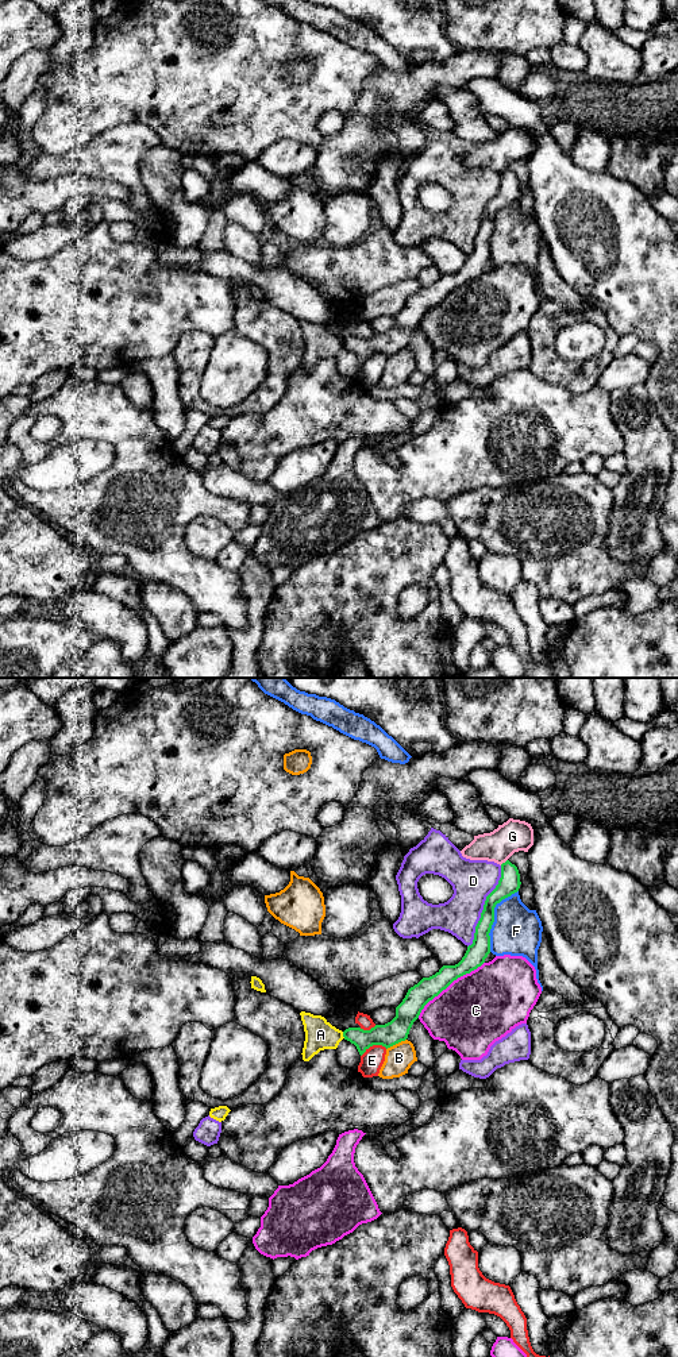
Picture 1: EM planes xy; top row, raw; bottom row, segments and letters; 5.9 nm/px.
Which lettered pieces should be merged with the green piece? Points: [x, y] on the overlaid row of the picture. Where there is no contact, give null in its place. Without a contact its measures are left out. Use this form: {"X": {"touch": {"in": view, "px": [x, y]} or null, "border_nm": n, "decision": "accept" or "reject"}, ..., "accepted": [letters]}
{"A": {"touch": {"in": "xy", "px": [343, 1034]}, "border_nm": 40, "decision": "reject"}, "B": {"touch": {"in": "xy", "px": [396, 1043]}, "border_nm": 140, "decision": "reject"}, "C": {"touch": {"in": "xy", "px": [449, 985]}, "border_nm": 500, "decision": "reject"}, "D": {"touch": {"in": "xy", "px": [484, 906]}, "border_nm": 550, "decision": "reject"}, "E": {"touch": {"in": "xy", "px": [373, 1044]}, "border_nm": 170, "decision": "reject"}, "F": {"touch": {"in": "xy", "px": [493, 917]}, "border_nm": 400, "decision": "reject"}, "G": {"touch": {"in": "xy", "px": [503, 863]}, "border_nm": 60, "decision": "reject"}, "accepted": []}

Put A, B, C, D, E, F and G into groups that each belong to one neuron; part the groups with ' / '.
A / B / C / D / E / F / G

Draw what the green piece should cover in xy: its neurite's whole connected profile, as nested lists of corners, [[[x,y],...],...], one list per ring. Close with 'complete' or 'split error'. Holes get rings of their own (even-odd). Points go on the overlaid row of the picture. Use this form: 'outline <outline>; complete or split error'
outline [[[509,860],[501,864],[501,878],[496,888],[486,897],[481,918],[475,926],[473,944],[462,960],[455,965],[443,965],[435,975],[423,978],[411,987],[396,1007],[396,1017],[385,1023],[375,1025],[370,1030],[348,1028],[343,1032],[344,1040],[354,1044],[362,1056],[370,1046],[382,1045],[386,1049],[405,1041],[413,1022],[419,1018],[424,1006],[446,990],[458,978],[470,974],[485,963],[490,953],[490,929],[494,922],[494,907],[502,899],[517,893],[520,888],[520,874]]]; complete

